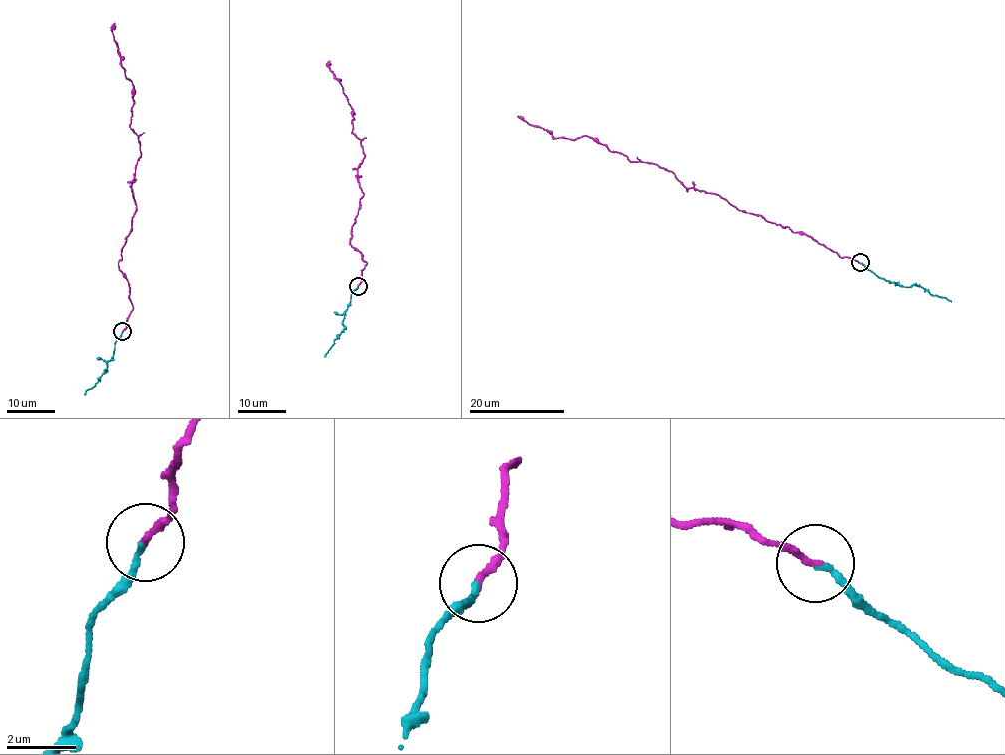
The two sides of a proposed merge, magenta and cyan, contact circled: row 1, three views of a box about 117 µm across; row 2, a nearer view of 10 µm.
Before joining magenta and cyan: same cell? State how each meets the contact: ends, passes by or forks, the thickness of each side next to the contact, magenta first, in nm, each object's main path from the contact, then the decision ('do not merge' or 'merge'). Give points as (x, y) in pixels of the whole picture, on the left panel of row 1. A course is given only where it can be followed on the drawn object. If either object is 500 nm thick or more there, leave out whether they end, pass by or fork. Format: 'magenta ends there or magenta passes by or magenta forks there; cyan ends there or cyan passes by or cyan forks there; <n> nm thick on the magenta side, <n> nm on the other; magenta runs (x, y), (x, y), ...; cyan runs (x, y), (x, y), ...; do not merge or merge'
magenta ends there; cyan ends there; 200 nm thick on the magenta side, 180 nm on the other; magenta runs (122, 331), (133, 307), (118, 263), (132, 226), (131, 180), (141, 150), (130, 127), (132, 84), (114, 23); cyan runs (122, 331), (106, 372), (84, 395); merge

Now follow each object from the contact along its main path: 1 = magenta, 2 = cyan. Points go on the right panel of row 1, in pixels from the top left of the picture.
1: (860, 263), (718, 195), (685, 188), (655, 164), (630, 161), (587, 137), (556, 138), (517, 116)
2: (860, 263), (885, 280), (927, 289), (930, 294), (951, 302)

